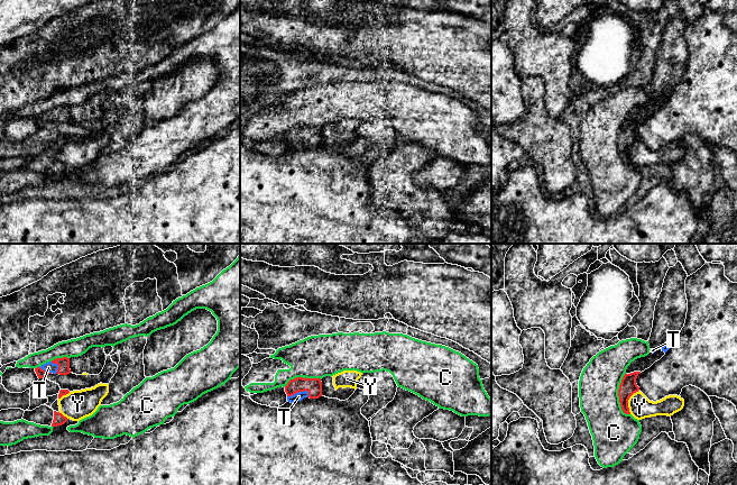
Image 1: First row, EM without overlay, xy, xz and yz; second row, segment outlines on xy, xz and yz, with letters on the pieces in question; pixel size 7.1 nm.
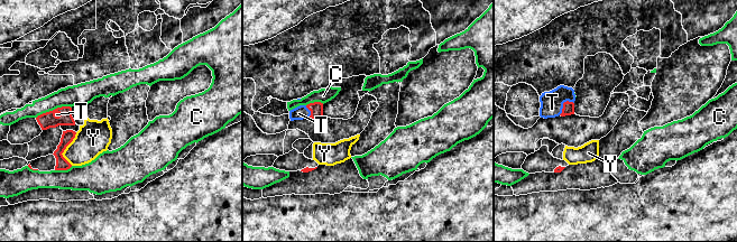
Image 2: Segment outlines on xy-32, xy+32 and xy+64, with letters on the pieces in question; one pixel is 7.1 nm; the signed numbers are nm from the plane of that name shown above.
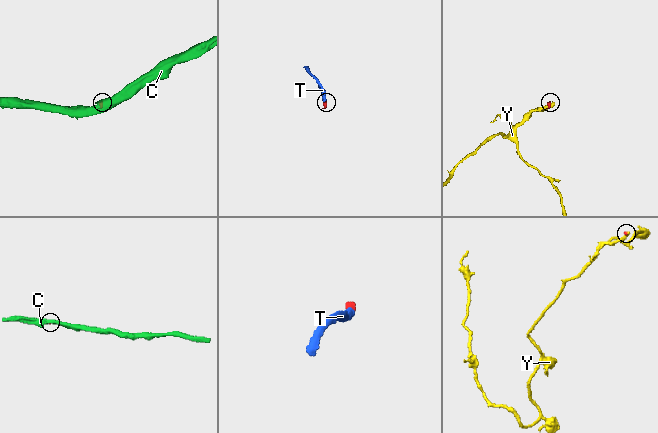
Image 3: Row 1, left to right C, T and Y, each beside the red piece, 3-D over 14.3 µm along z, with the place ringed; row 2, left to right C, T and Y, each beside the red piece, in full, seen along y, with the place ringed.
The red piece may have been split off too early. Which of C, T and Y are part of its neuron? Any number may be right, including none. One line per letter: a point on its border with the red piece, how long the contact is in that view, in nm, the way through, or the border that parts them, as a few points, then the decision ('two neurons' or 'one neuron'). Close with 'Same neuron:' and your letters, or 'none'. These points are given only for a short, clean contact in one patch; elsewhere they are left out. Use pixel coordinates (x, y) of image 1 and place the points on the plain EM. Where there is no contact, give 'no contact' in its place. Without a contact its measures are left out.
C: yz (618, 144) | 300 nm | two neurons
T: xz (297, 140) | 160 nm | across xz (313, 135), (302, 136), (297, 140), (298, 145) | one neuron
Y: yz (627, 149) | 190 nm | along yz (638, 138), (628, 148), (629, 162) | two neurons
Same neuron: T

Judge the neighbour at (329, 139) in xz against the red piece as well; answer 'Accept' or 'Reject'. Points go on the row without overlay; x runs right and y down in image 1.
Reject

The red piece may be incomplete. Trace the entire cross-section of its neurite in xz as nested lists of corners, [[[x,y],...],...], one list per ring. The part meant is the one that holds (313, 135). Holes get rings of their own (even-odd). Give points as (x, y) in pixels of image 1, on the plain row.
[[[296,126],[285,135],[287,149],[291,152],[302,149],[304,146],[319,147],[322,145],[321,127]]]

